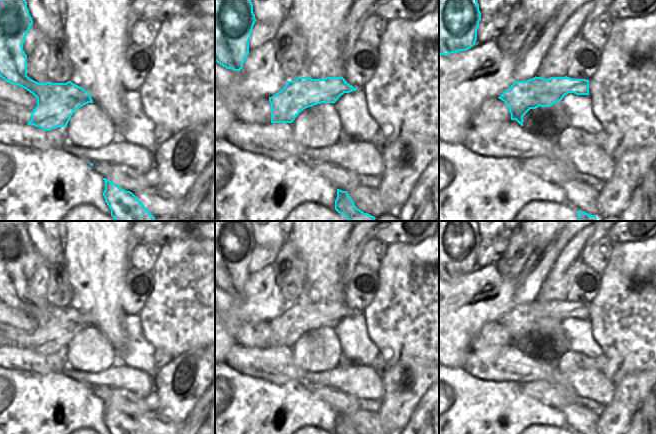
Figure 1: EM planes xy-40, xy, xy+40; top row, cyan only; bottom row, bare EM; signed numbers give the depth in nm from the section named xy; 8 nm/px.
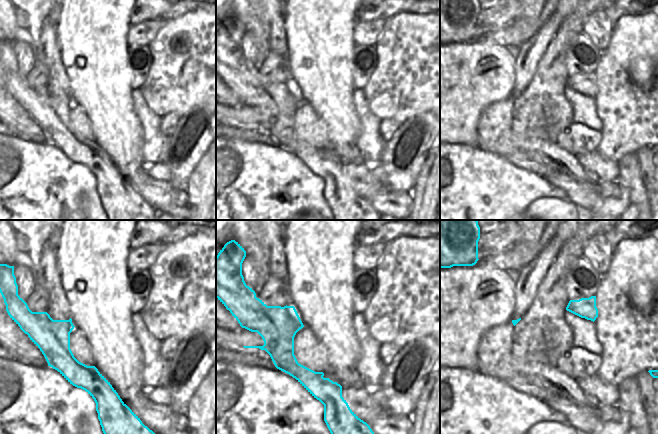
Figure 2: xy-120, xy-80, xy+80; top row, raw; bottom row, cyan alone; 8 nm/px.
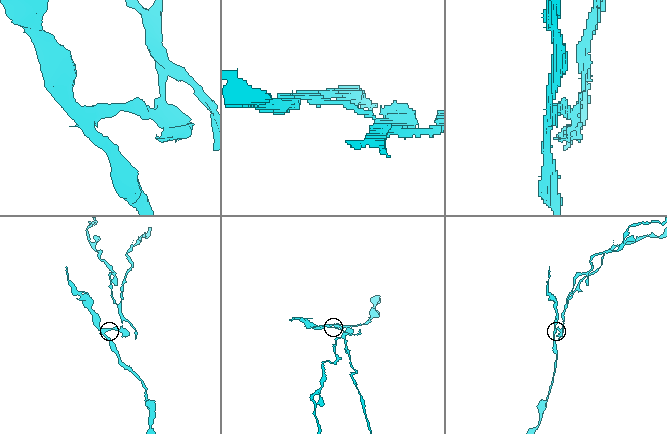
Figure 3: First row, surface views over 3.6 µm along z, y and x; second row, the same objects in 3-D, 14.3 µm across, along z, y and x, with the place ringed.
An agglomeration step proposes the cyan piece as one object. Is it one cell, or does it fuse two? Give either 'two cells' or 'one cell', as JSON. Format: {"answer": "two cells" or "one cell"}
{"answer": "two cells"}

